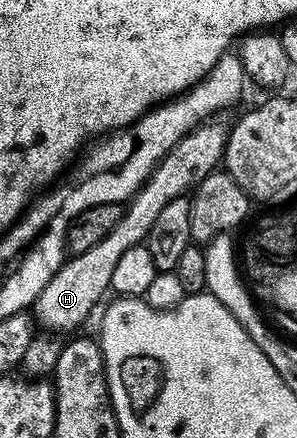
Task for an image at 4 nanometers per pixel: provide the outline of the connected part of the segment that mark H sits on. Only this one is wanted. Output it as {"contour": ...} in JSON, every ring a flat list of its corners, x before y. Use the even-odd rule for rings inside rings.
{"contour":[[209,119,187,133,156,164,156,170,136,192,135,197,127,202,122,219,118,219,114,231,110,231,102,243,90,247,90,251,82,251,65,260,54,279,42,287,38,299,30,306,35,324,41,330,57,335,68,335,76,331,71,329,78,328,91,315,92,308,100,300,105,300,104,292,107,294,112,287,110,275,114,275,114,267,118,267,122,255,129,253,136,245,147,242,150,227,154,227,154,221,162,209,174,199,185,196,199,181,206,179,206,175,217,172,224,160,224,148,230,130,229,122,220,120,224,119]]}

